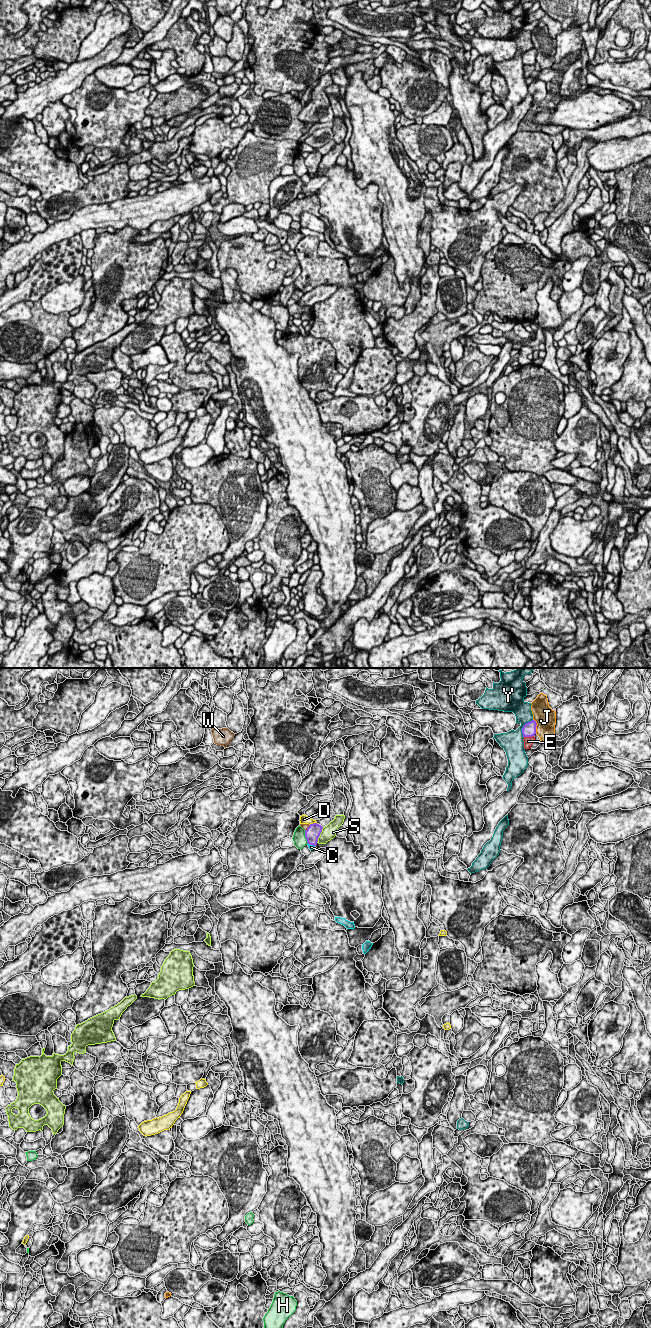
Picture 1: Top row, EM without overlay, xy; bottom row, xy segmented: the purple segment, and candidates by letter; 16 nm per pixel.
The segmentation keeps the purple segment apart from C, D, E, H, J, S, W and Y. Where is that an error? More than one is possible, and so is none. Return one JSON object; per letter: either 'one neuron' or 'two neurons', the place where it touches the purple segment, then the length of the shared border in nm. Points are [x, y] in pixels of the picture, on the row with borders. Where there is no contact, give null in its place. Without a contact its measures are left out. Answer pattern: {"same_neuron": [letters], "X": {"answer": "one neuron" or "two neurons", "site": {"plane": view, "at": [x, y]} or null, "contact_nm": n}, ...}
{"same_neuron": [], "C": {"answer": "two neurons", "site": {"plane": "xy", "at": [311, 844]}, "contact_nm": 120}, "D": {"answer": "two neurons", "site": {"plane": "xy", "at": [313, 823]}, "contact_nm": 140}, "E": {"answer": "two neurons", "site": {"plane": "xy", "at": [528, 736]}, "contact_nm": 160}, "H": {"answer": "two neurons", "site": {"plane": "xy", "at": [305, 837]}, "contact_nm": 240}, "J": {"answer": "two neurons", "site": {"plane": "xy", "at": [536, 725]}, "contact_nm": 240}, "S": {"answer": "two neurons", "site": {"plane": "xy", "at": [319, 835]}, "contact_nm": 280}, "W": {"answer": "two neurons", "site": {"plane": "xy", "at": [307, 828]}, "contact_nm": 120}, "Y": {"answer": "two neurons", "site": {"plane": "xy", "at": [523, 727]}, "contact_nm": 340}}

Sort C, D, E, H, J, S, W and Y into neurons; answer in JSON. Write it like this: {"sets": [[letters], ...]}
{"sets": [["C"], ["D"], ["E"], ["H"], ["J"], ["S"], ["W"], ["Y"]]}

